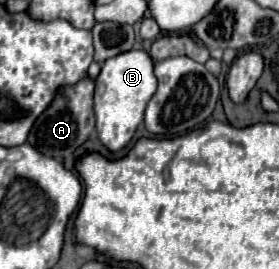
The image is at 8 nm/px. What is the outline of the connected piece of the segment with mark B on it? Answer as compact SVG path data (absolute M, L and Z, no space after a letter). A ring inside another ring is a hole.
M131 50L129 54L119 54L103 64L101 74L95 82L95 120L97 136L109 152L123 150L135 136L137 126L143 120L145 106L157 90L157 78L153 74L151 56L145 50Z

